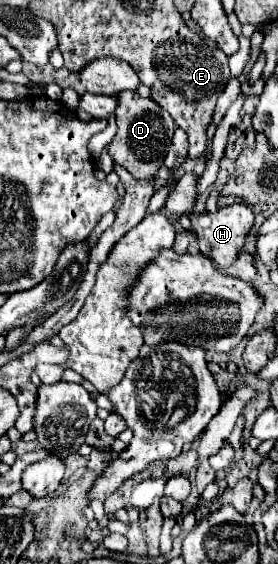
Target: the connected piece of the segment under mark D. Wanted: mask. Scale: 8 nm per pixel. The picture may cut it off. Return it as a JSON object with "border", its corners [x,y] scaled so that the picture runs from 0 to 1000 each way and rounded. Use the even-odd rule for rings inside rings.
{"border":[[[446,160],[424,167],[417,216],[424,234],[388,255],[410,287],[446,294],[496,319],[554,316],[561,301],[590,291],[590,277],[619,255],[619,241],[633,230],[619,206],[597,195],[583,195],[547,174],[511,174],[475,160]]]}

